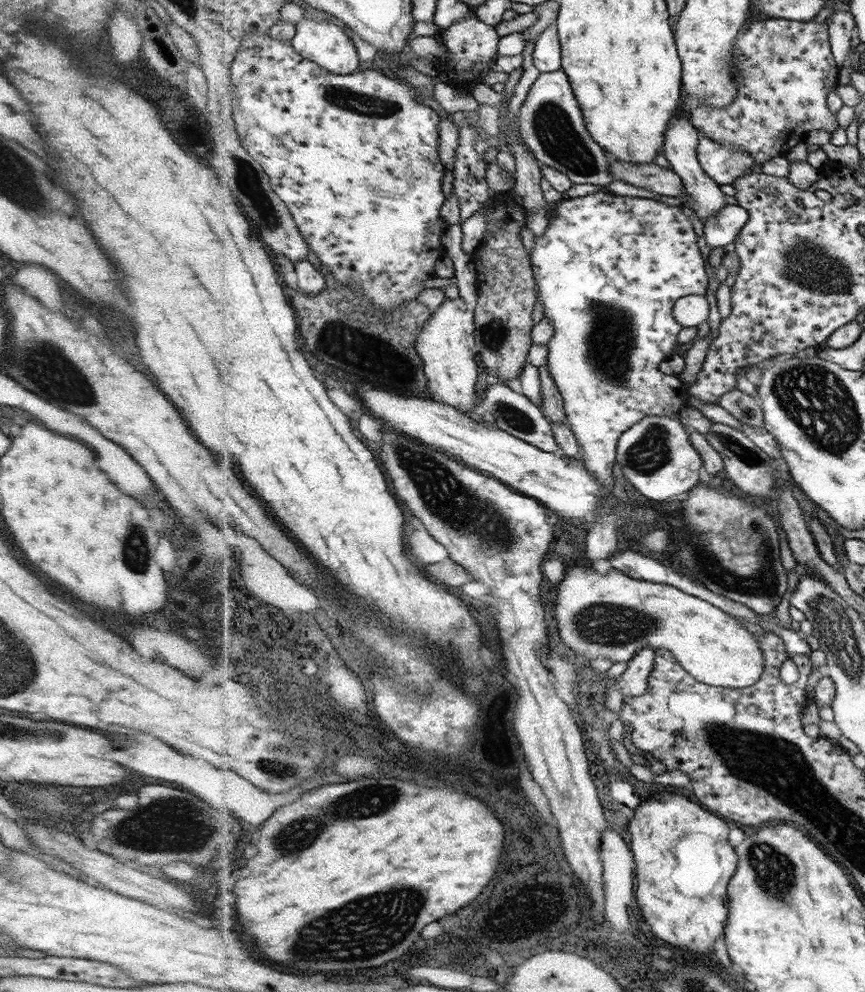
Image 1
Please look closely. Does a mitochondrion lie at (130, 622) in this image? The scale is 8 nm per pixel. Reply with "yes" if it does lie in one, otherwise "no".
no

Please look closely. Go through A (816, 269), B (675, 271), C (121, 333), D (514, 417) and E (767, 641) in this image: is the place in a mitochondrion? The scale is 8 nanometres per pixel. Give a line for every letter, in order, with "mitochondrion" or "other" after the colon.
A: mitochondrion
B: other
C: other
D: mitochondrion
E: other

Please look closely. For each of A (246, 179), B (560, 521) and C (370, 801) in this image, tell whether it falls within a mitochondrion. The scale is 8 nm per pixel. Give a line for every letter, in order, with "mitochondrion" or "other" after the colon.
A: mitochondrion
B: other
C: mitochondrion

